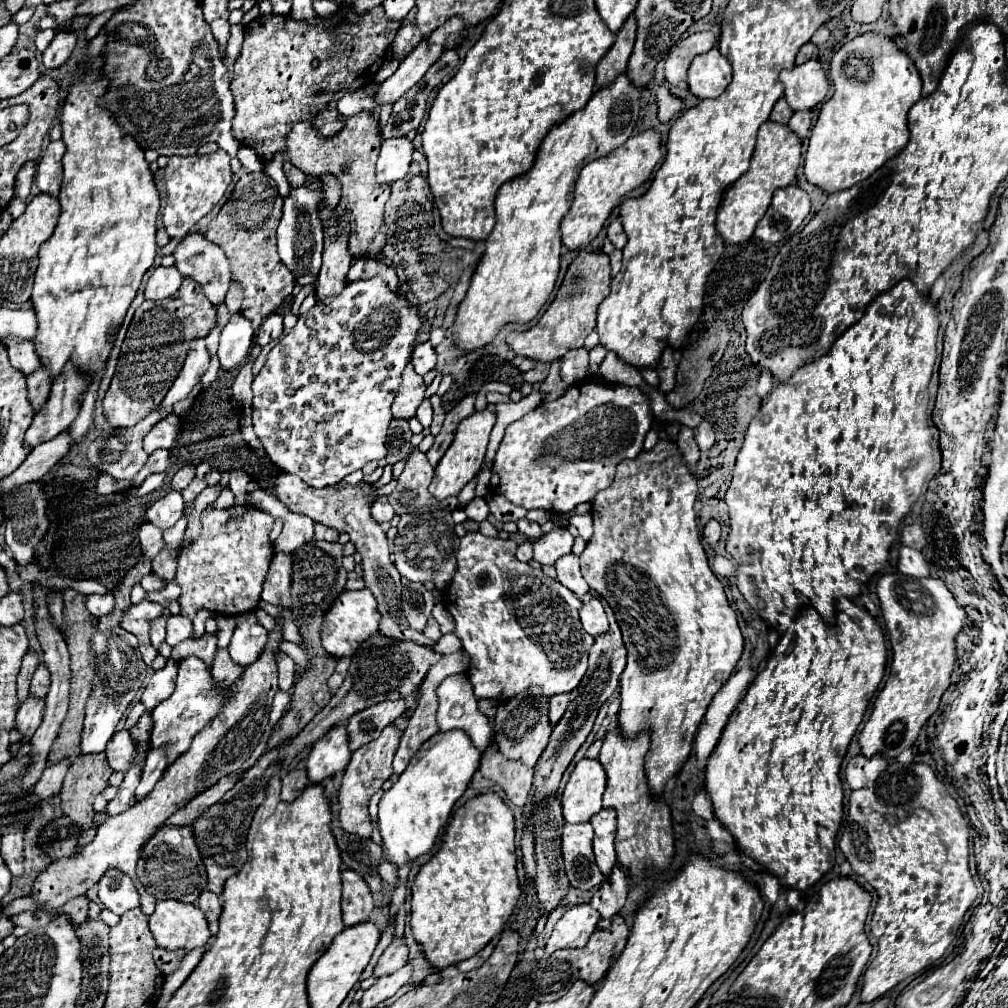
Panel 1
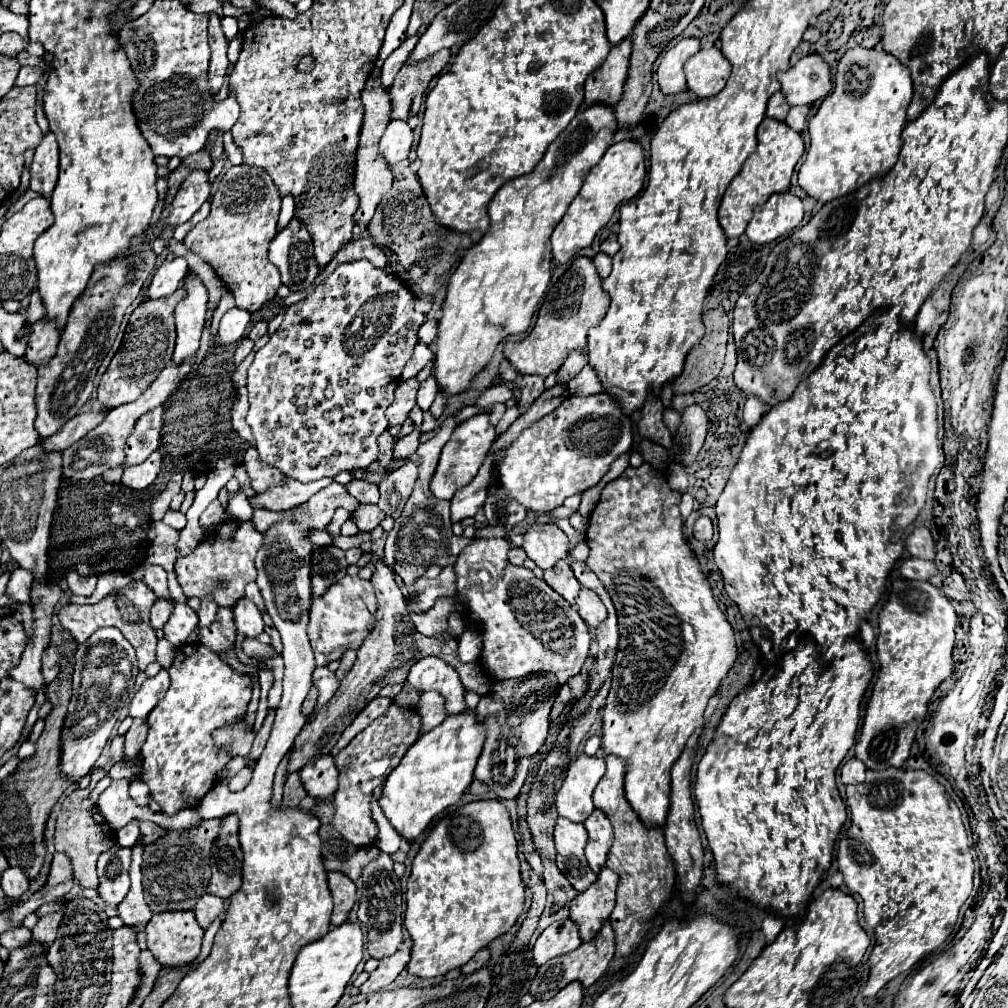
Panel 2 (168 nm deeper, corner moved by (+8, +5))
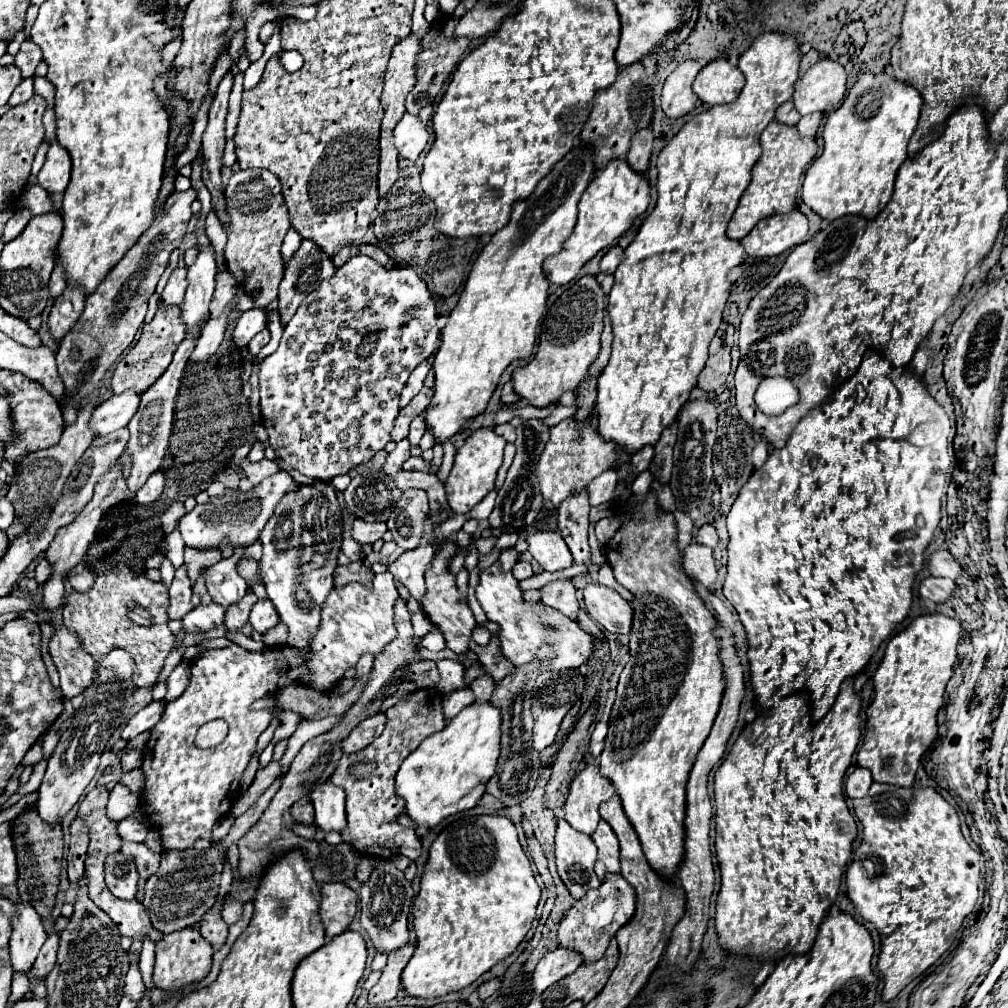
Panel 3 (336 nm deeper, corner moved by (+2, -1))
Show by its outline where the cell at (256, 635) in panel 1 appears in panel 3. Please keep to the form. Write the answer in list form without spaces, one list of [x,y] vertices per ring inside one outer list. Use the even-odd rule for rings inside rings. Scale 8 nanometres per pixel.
[[[259,599],[251,609],[249,623],[251,623],[253,631],[257,631],[257,633],[267,633],[269,629],[273,629],[279,623],[279,615],[277,615],[273,603],[269,599]]]

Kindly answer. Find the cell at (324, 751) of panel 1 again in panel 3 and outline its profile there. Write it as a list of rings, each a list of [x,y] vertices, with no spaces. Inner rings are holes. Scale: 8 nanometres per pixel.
[[[331,781],[323,783],[323,787],[311,793],[311,801],[315,807],[315,823],[323,831],[341,831],[345,821],[345,791]]]

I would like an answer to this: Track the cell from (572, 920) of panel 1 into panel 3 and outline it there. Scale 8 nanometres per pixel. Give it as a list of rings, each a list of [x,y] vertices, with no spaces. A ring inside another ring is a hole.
[[[557,947],[557,949],[549,951],[537,963],[537,969],[533,973],[535,991],[543,993],[549,985],[553,985],[555,981],[559,981],[565,975],[569,975],[571,971],[575,971],[581,963],[583,963],[583,959],[579,959],[577,951],[571,951],[571,949],[565,949],[565,947]]]

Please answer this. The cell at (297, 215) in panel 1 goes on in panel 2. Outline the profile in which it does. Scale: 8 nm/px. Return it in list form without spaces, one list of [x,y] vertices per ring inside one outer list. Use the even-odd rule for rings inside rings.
[[[295,217],[289,227],[279,231],[273,237],[269,247],[269,261],[279,269],[283,285],[291,291],[305,291],[315,277],[319,275],[319,267],[313,255],[313,241]]]

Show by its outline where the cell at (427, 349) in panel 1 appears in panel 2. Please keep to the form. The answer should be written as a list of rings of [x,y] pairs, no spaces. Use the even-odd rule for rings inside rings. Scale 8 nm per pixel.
[[[419,343],[417,349],[415,349],[415,353],[413,353],[413,357],[409,359],[409,363],[405,365],[405,369],[401,373],[401,381],[407,381],[407,379],[415,377],[431,359],[433,359],[431,349],[425,343]]]

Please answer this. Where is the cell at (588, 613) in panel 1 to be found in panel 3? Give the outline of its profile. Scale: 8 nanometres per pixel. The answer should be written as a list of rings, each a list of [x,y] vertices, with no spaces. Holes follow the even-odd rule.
[[[589,583],[583,589],[583,603],[585,611],[591,619],[601,623],[611,633],[629,633],[633,609],[631,605],[613,589]]]

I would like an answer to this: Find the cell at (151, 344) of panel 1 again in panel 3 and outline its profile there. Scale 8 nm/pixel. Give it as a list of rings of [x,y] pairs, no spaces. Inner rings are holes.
[[[159,305],[153,321],[145,323],[141,329],[141,337],[135,343],[135,347],[123,357],[123,361],[117,365],[111,381],[111,389],[115,395],[123,391],[147,391],[159,375],[163,375],[163,367],[171,363],[171,355],[175,353],[175,347],[185,339],[185,325],[181,321],[181,309],[177,305]]]

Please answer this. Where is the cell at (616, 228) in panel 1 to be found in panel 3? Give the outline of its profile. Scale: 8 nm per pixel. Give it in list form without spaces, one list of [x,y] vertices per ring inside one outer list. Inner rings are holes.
[[[619,245],[611,247],[601,259],[601,273],[615,273],[615,269],[623,261],[623,257],[625,257],[625,253],[623,253],[623,249]]]

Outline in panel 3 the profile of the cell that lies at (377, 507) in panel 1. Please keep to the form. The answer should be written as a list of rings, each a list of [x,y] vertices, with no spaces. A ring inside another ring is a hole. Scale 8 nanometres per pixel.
[[[355,519],[353,523],[353,539],[359,543],[375,543],[387,531],[385,523],[369,523],[363,519]]]

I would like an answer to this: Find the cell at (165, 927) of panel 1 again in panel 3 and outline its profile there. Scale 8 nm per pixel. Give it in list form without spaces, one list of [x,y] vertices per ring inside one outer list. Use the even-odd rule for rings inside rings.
[[[185,927],[185,929],[163,935],[163,939],[159,939],[159,943],[155,945],[155,955],[157,955],[155,957],[155,971],[153,971],[155,987],[159,987],[159,989],[181,989],[189,983],[203,979],[209,973],[213,947],[211,947],[211,943],[207,943],[199,935],[199,929],[195,929],[195,927],[187,929]]]

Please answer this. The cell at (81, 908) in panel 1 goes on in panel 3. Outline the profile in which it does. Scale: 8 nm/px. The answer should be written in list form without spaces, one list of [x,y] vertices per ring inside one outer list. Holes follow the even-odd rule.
[[[53,931],[53,933],[49,933],[47,935],[47,941],[45,941],[45,945],[41,947],[41,951],[39,951],[39,957],[37,957],[37,961],[35,961],[35,965],[33,965],[33,973],[37,975],[37,977],[47,977],[47,973],[53,969],[53,965],[55,965],[55,957],[57,957],[57,943],[59,943],[59,935]]]

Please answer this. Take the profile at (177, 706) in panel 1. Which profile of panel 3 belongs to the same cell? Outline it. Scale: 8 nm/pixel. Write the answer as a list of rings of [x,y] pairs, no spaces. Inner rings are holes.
[[[389,571],[375,575],[371,581],[371,587],[365,587],[361,583],[349,583],[341,589],[333,589],[323,603],[321,609],[321,623],[317,629],[317,635],[311,641],[311,655],[302,657],[298,650],[284,647],[271,649],[265,647],[259,653],[247,651],[239,645],[229,645],[225,649],[209,649],[201,657],[191,661],[191,677],[189,685],[183,691],[181,697],[175,701],[169,701],[165,707],[163,717],[159,723],[151,729],[151,737],[147,741],[147,747],[143,749],[143,773],[145,773],[145,797],[149,801],[151,811],[155,813],[155,819],[159,821],[159,835],[163,849],[187,849],[193,847],[193,841],[199,837],[209,839],[211,827],[217,819],[221,819],[239,797],[239,779],[245,771],[251,753],[255,751],[257,737],[267,729],[271,721],[269,711],[255,711],[251,709],[253,701],[279,691],[281,687],[289,683],[303,683],[317,691],[329,691],[337,681],[341,681],[345,669],[355,667],[359,657],[365,653],[379,653],[383,647],[395,639],[397,629],[393,625],[393,603],[399,597],[395,579]],[[211,719],[225,719],[229,725],[229,735],[223,743],[219,743],[213,749],[197,749],[195,747],[195,735],[199,727]]]

